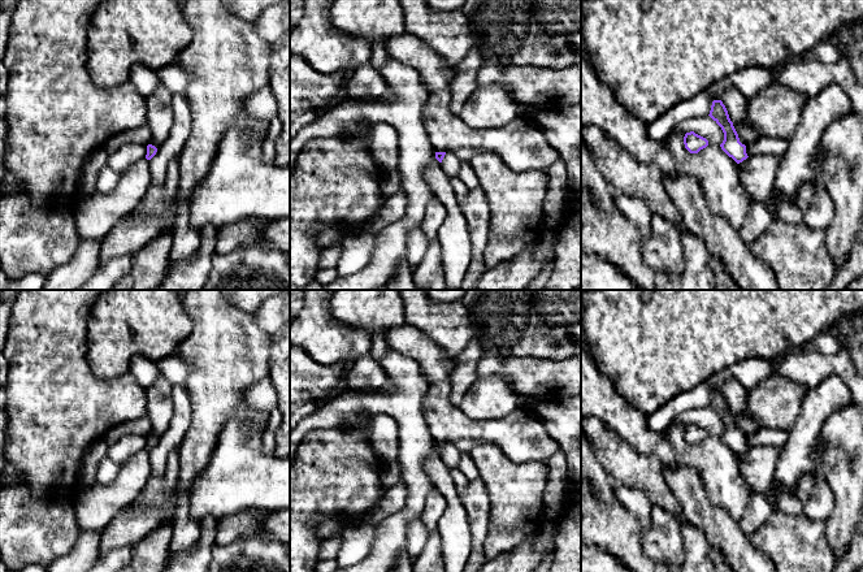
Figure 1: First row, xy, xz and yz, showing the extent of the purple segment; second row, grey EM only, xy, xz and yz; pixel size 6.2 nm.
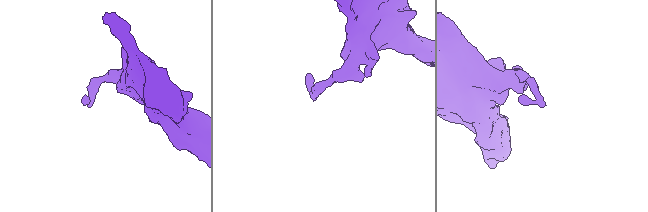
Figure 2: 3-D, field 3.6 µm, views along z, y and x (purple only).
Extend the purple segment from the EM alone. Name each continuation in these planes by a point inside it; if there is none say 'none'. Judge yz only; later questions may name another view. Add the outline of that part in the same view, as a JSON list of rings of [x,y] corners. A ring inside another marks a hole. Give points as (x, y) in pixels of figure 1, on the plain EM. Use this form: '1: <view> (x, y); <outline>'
none

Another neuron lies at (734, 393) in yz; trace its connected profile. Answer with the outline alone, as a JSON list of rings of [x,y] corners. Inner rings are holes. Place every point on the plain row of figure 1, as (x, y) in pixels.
[[[734,378],[727,380],[723,385],[721,393],[725,396],[733,415],[754,420],[746,412],[747,389],[740,381]]]

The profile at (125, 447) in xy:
[[[129,434],[120,438],[116,443],[109,446],[108,456],[116,464],[122,465],[133,455],[143,451],[147,446],[147,437]]]

